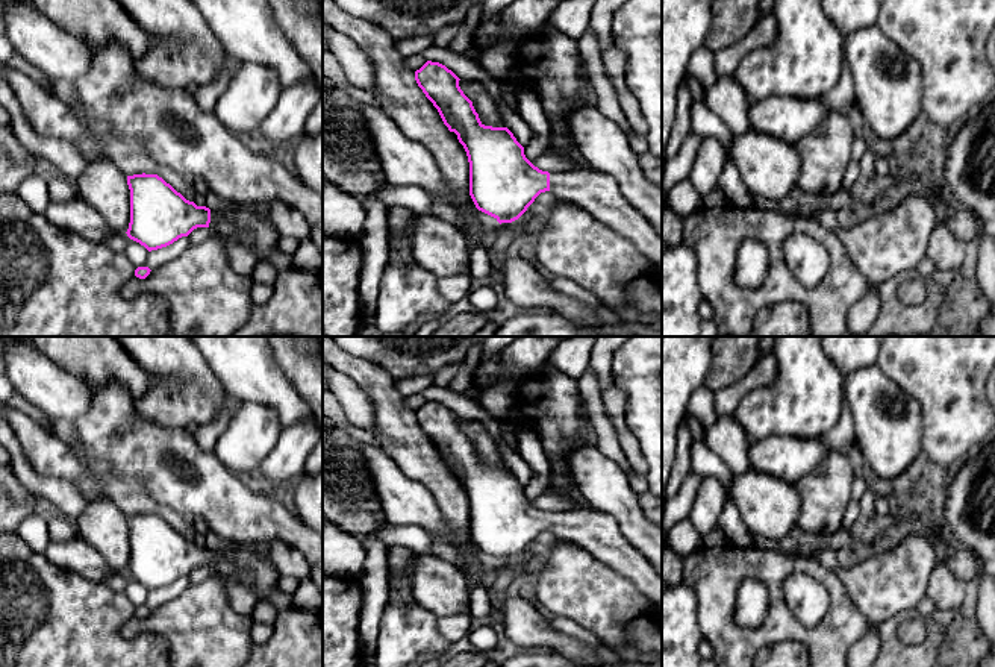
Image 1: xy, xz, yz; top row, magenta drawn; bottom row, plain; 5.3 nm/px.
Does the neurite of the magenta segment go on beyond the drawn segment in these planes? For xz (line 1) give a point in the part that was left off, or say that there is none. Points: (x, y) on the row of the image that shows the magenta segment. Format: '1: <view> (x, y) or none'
1: xz (598, 194)

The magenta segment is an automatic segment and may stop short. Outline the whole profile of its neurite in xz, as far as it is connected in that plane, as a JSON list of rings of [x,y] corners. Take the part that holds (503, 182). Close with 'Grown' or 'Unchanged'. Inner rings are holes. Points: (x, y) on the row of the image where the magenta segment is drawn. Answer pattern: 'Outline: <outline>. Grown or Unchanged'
Outline: [[[427,61],[415,71],[415,80],[426,97],[438,109],[444,124],[457,135],[469,162],[469,196],[476,208],[500,224],[518,220],[535,199],[551,191],[559,200],[569,202],[615,232],[629,238],[662,273],[662,236],[647,218],[622,196],[618,182],[610,174],[591,168],[548,173],[535,167],[524,155],[524,147],[507,127],[485,126],[473,102],[459,86],[459,77],[439,62]]]. Grown

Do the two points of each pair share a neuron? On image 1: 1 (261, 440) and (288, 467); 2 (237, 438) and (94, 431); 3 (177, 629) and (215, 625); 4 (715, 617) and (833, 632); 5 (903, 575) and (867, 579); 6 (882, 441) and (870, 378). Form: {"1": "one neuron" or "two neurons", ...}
{"1": "two neurons", "2": "two neurons", "3": "one neuron", "4": "one neuron", "5": "one neuron", "6": "one neuron"}

